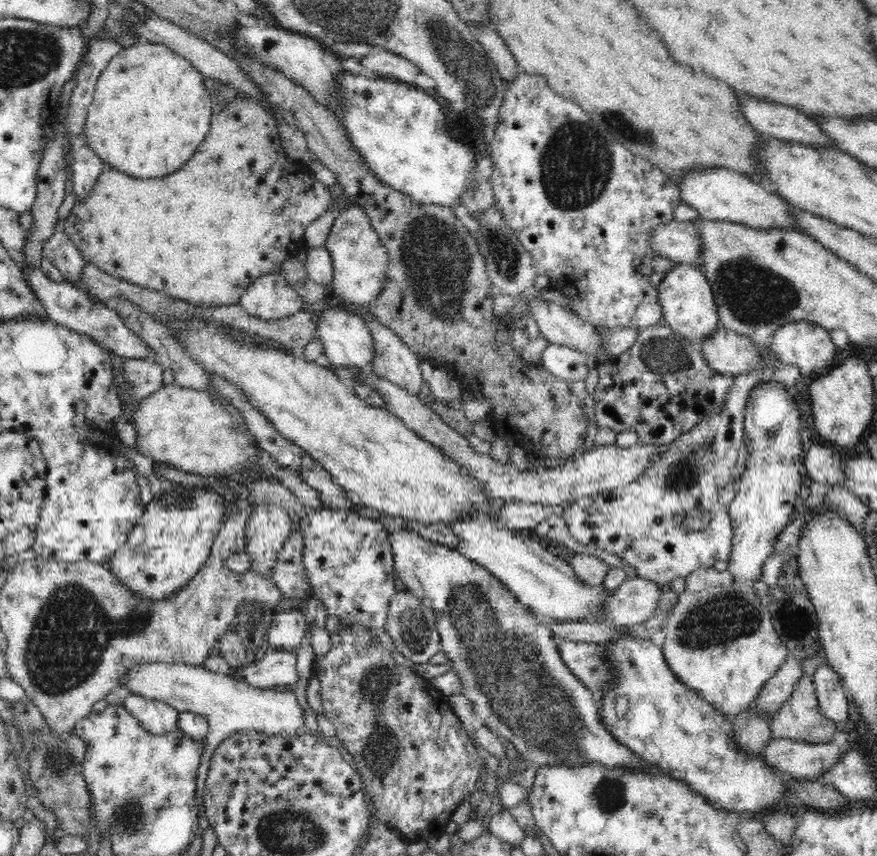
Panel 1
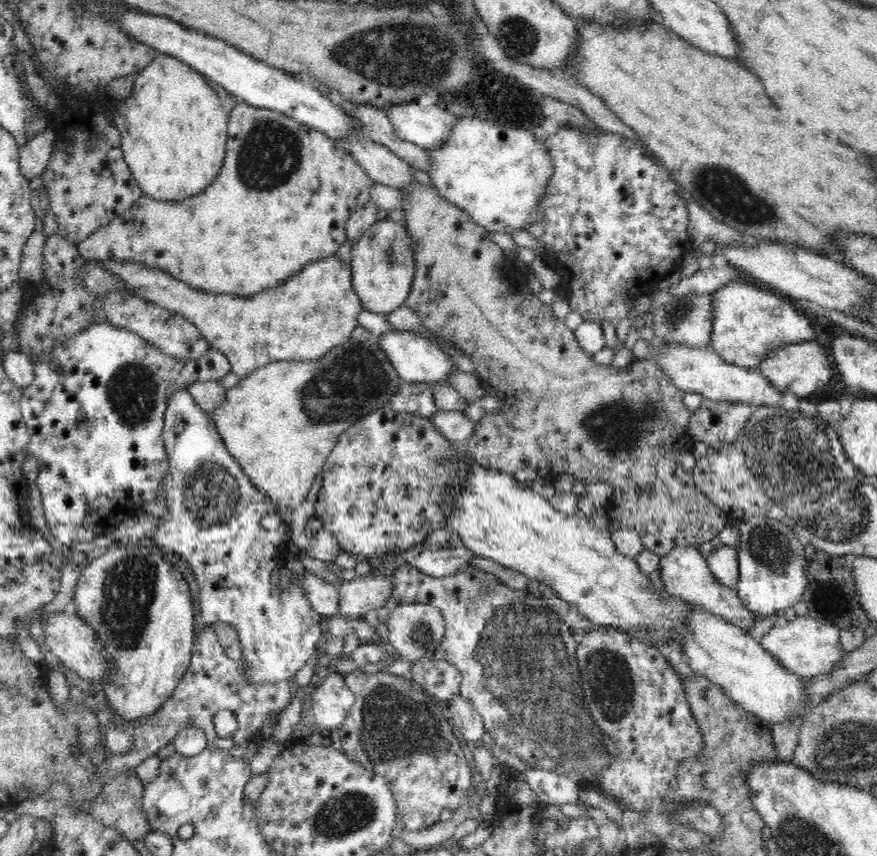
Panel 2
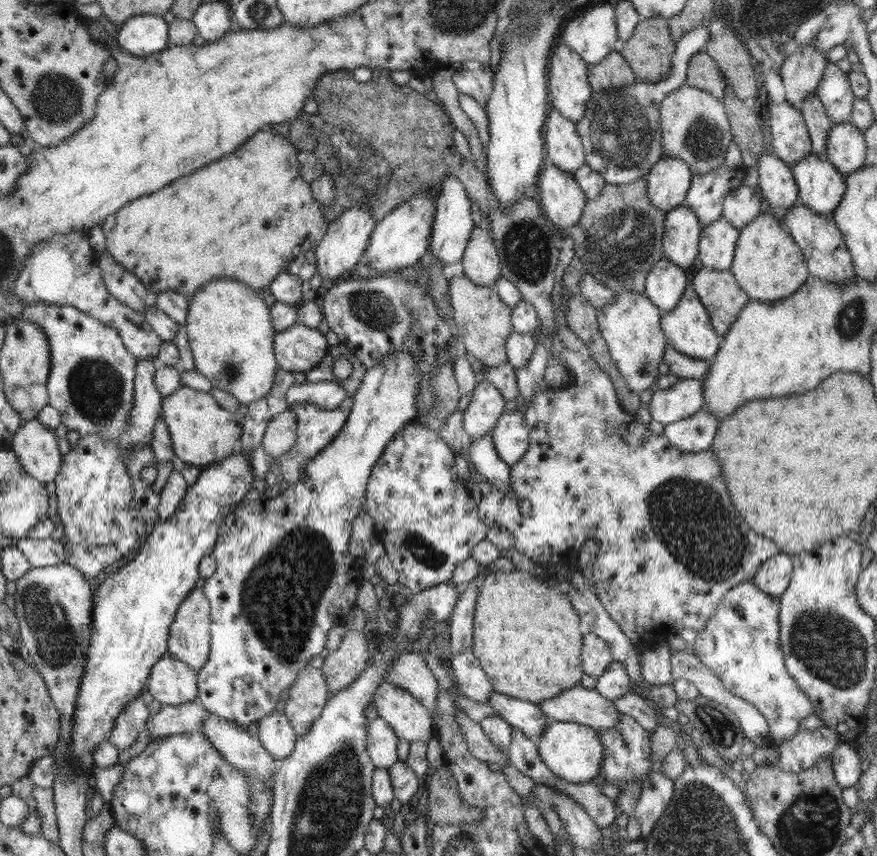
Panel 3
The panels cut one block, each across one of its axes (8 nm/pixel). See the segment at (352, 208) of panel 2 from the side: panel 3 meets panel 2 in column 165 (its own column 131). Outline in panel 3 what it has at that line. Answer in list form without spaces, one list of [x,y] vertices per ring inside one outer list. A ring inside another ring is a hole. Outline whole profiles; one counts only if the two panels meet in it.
[[[272,128],[265,130],[250,136],[232,154],[152,194],[131,200],[106,217],[101,226],[106,235],[106,252],[155,294],[174,290],[189,298],[200,286],[218,279],[238,281],[256,290],[270,286],[298,254],[321,244],[330,222],[324,220],[324,207],[312,196],[310,183],[300,175],[298,148]]]

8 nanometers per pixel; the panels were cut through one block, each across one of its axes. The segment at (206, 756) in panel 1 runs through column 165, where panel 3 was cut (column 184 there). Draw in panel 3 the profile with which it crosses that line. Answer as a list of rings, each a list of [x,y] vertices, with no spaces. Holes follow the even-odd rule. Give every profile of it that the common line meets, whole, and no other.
[[[169,655],[157,660],[148,677],[148,692],[162,705],[181,705],[197,700],[197,673]]]

